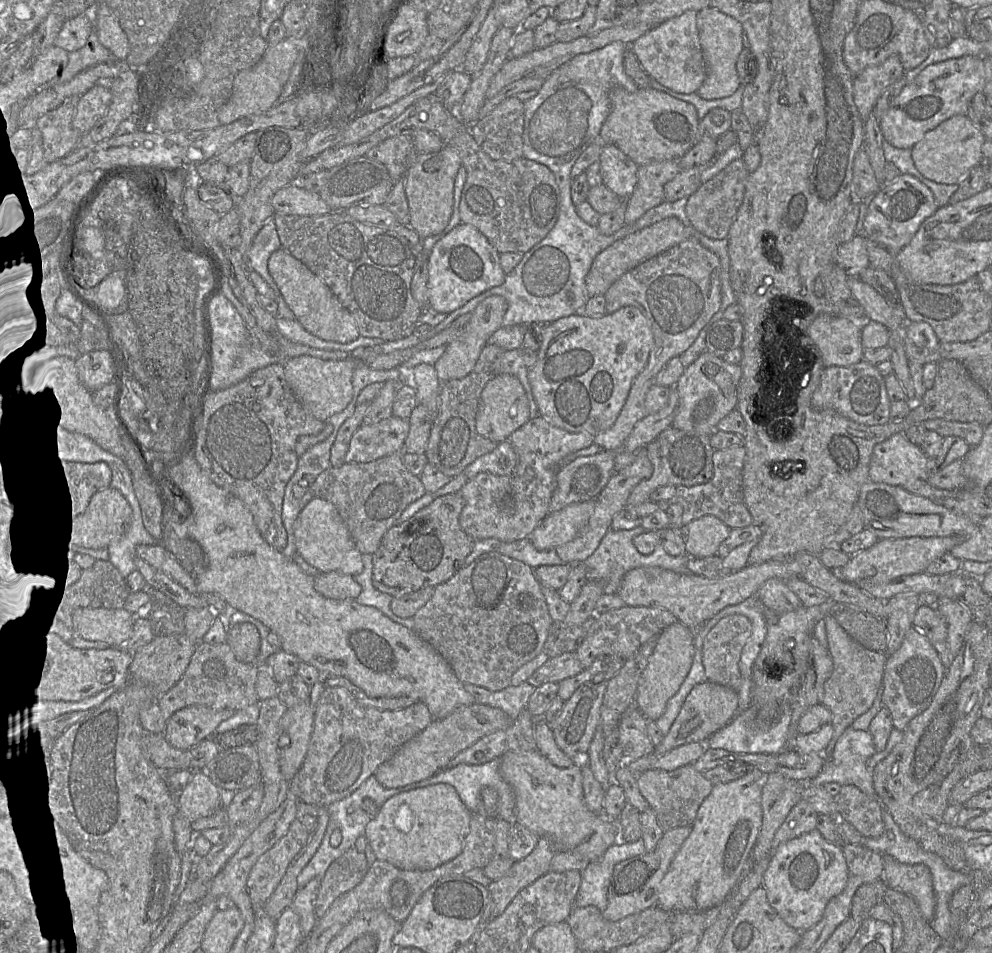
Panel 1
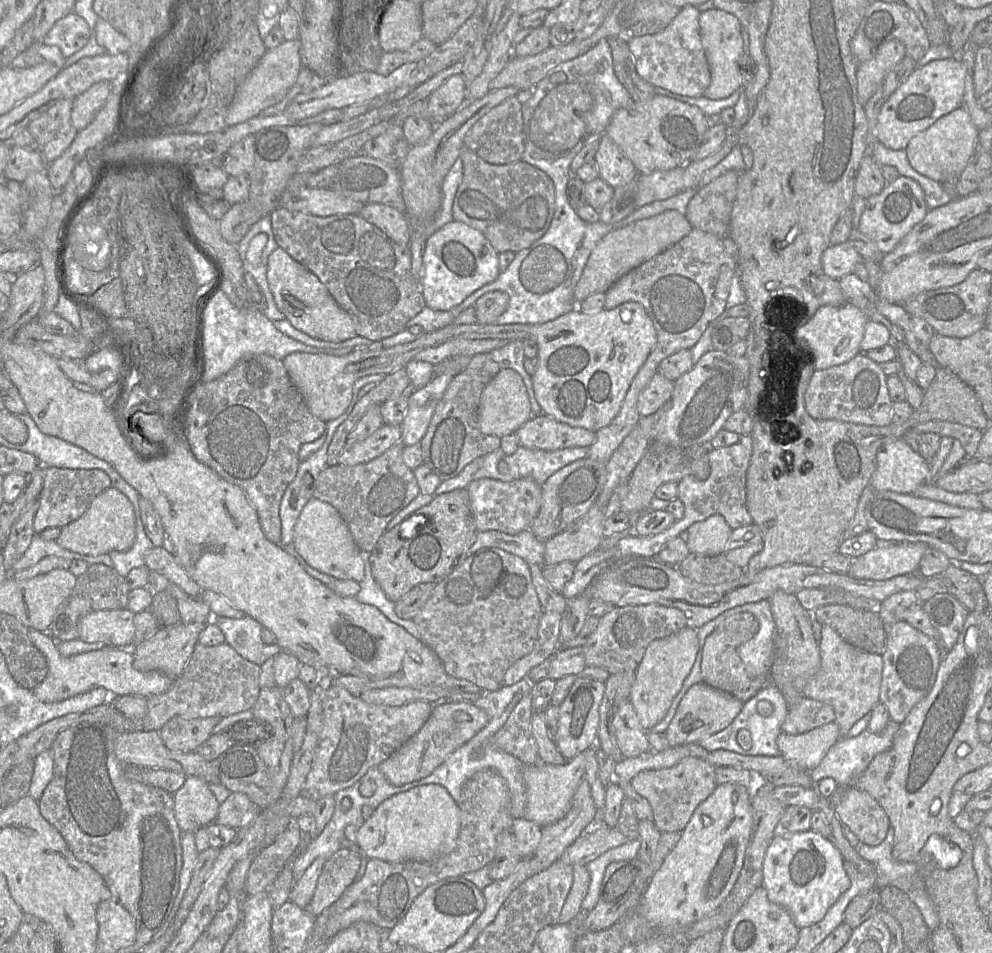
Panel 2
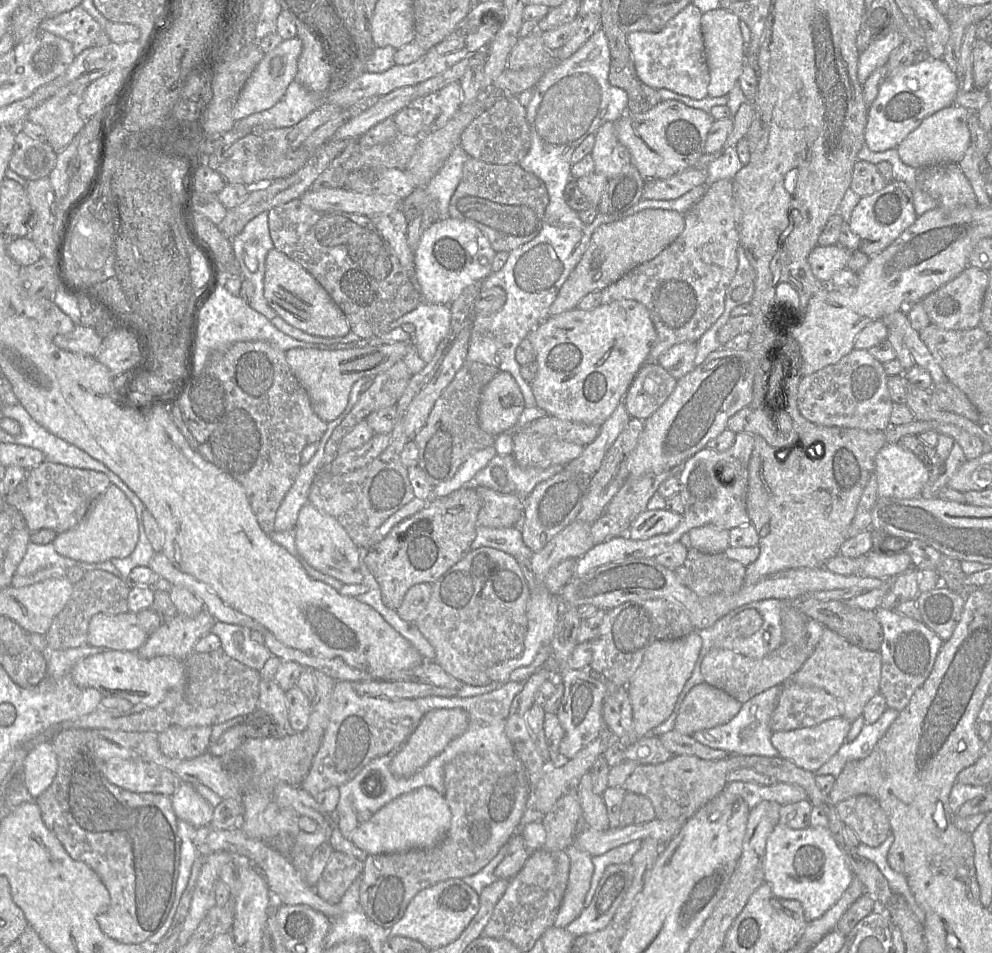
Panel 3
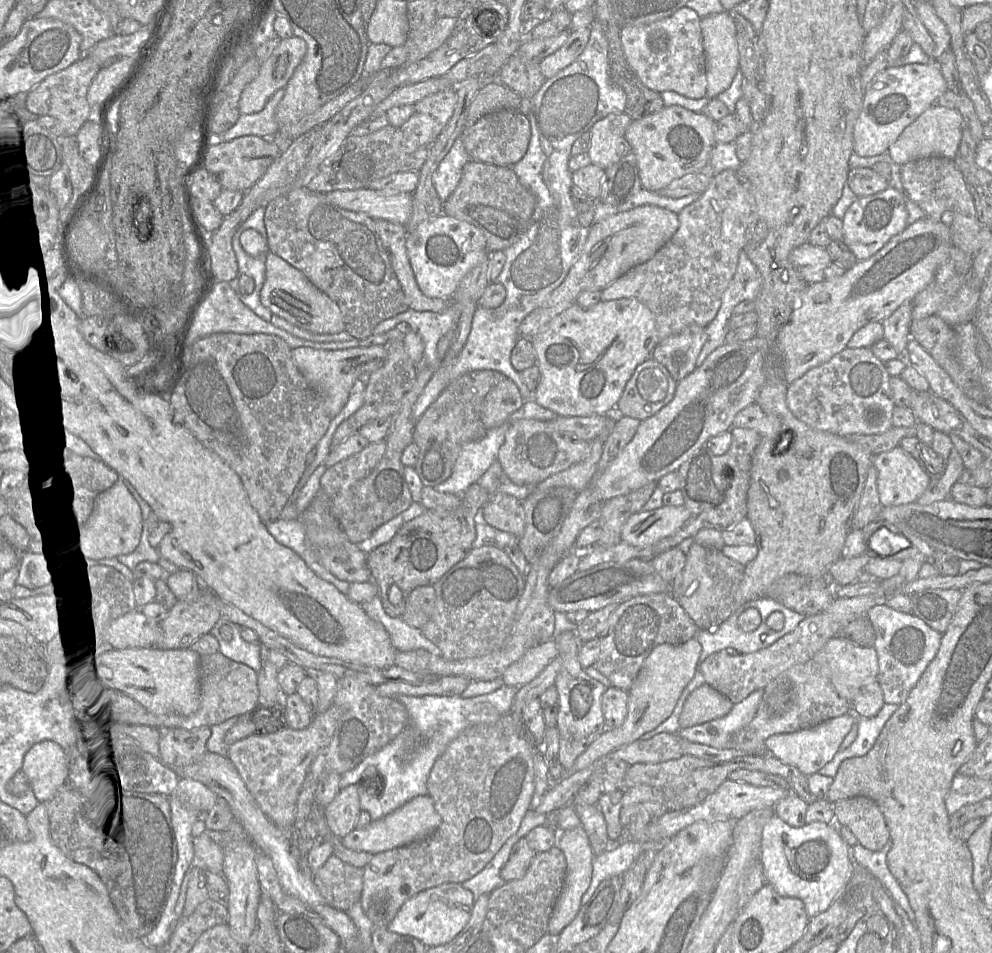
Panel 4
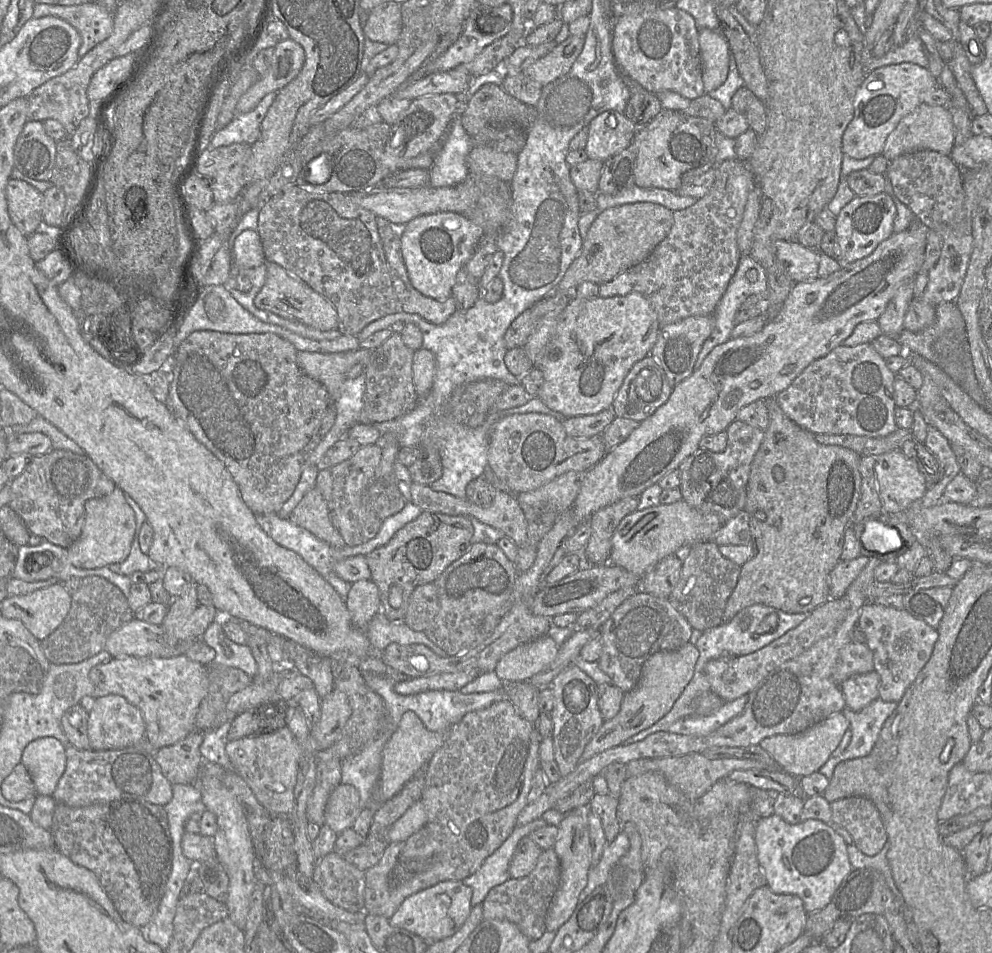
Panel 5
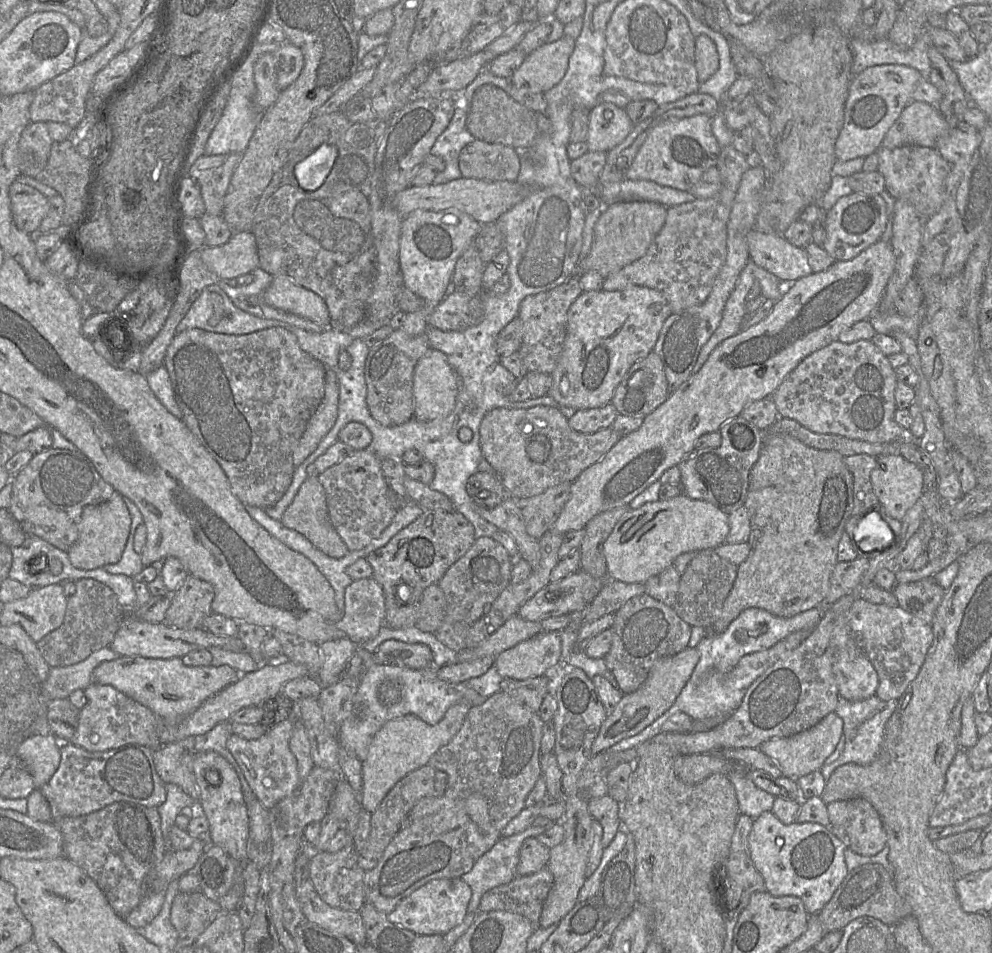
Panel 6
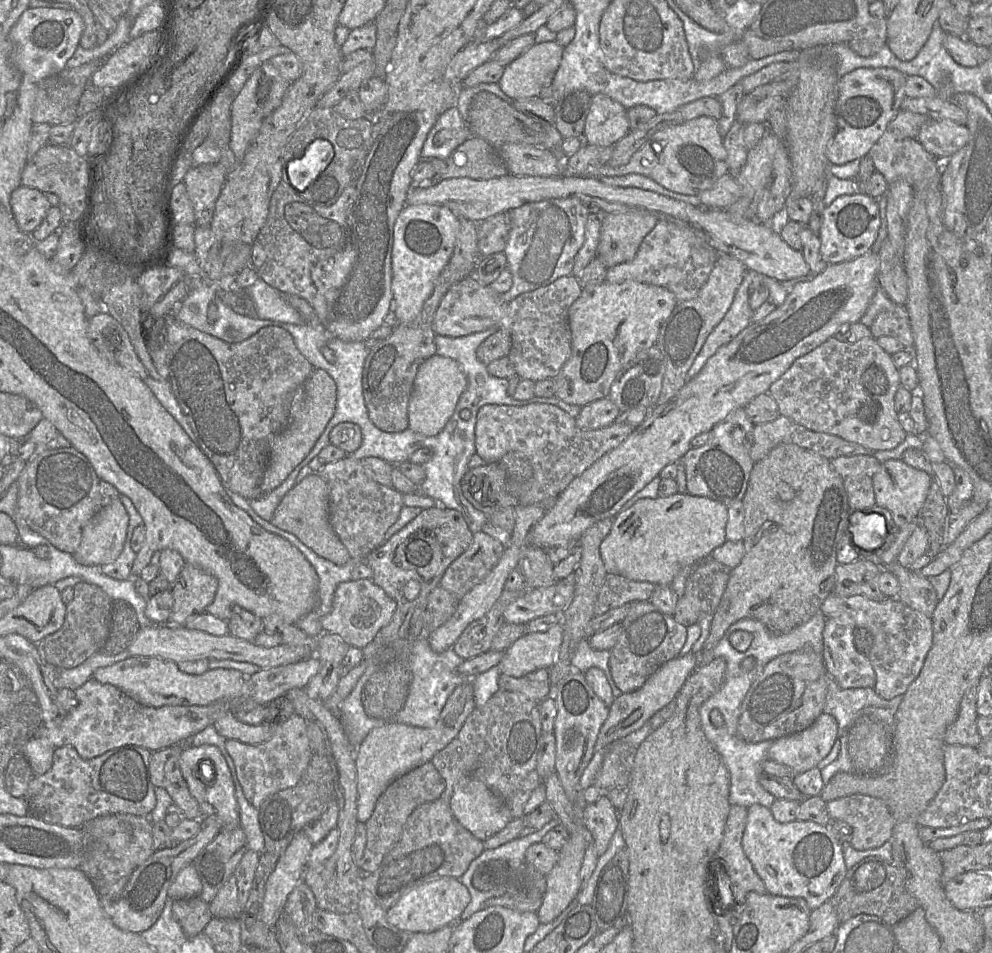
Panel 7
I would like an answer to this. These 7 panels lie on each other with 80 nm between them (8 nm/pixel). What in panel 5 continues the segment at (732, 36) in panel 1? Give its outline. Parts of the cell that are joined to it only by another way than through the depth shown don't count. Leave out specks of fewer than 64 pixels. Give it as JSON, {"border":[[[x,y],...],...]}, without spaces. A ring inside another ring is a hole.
{"border":[[[699,30],[702,80],[705,93],[720,87],[727,79],[731,51],[725,36],[719,30]]]}

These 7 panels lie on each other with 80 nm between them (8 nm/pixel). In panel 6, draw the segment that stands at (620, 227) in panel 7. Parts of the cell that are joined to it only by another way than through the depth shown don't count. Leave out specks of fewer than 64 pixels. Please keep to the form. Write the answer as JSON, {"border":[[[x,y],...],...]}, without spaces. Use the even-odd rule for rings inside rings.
{"border":[[[653,201],[616,202],[602,208],[595,223],[590,252],[577,264],[574,276],[588,271],[598,272],[604,279],[641,258],[662,229],[667,207]]]}

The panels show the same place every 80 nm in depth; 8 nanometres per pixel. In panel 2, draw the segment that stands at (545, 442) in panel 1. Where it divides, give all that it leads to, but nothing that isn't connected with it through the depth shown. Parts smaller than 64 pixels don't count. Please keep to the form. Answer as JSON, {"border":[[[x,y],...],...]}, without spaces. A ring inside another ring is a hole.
{"border":[[[544,414],[531,417],[514,434],[519,446],[549,452],[571,447],[590,447],[596,438],[595,432],[570,426]],[[482,478],[472,480],[466,489],[470,498],[473,524],[477,532],[500,531],[514,535],[529,530],[541,506],[541,485],[530,478],[509,482]]]}

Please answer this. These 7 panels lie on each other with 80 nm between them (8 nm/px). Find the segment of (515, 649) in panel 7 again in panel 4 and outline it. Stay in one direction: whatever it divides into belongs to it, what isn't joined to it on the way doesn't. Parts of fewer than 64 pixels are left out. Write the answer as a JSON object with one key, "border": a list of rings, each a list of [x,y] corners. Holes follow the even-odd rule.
{"border":[[[554,639],[528,649],[516,662],[502,674],[501,679],[507,686],[521,687],[535,677],[558,655]]]}

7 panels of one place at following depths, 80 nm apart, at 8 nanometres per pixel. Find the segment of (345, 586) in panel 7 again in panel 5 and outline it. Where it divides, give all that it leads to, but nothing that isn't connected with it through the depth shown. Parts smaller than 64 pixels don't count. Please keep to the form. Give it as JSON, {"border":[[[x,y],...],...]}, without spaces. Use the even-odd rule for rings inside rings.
{"border":[[[371,579],[351,585],[346,599],[352,625],[364,632],[374,616],[381,611],[379,588]]]}

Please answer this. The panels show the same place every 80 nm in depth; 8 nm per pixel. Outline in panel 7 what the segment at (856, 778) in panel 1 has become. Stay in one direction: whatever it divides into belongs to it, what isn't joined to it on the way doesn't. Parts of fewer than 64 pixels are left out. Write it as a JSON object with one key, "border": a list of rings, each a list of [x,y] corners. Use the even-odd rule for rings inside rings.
{"border":[[[831,677],[828,678],[823,713],[833,716],[838,724],[838,757],[821,770],[824,785],[838,772],[848,772],[865,777],[886,774],[894,762],[893,726],[895,713],[903,695],[891,700],[880,698],[874,688],[843,689]]]}

